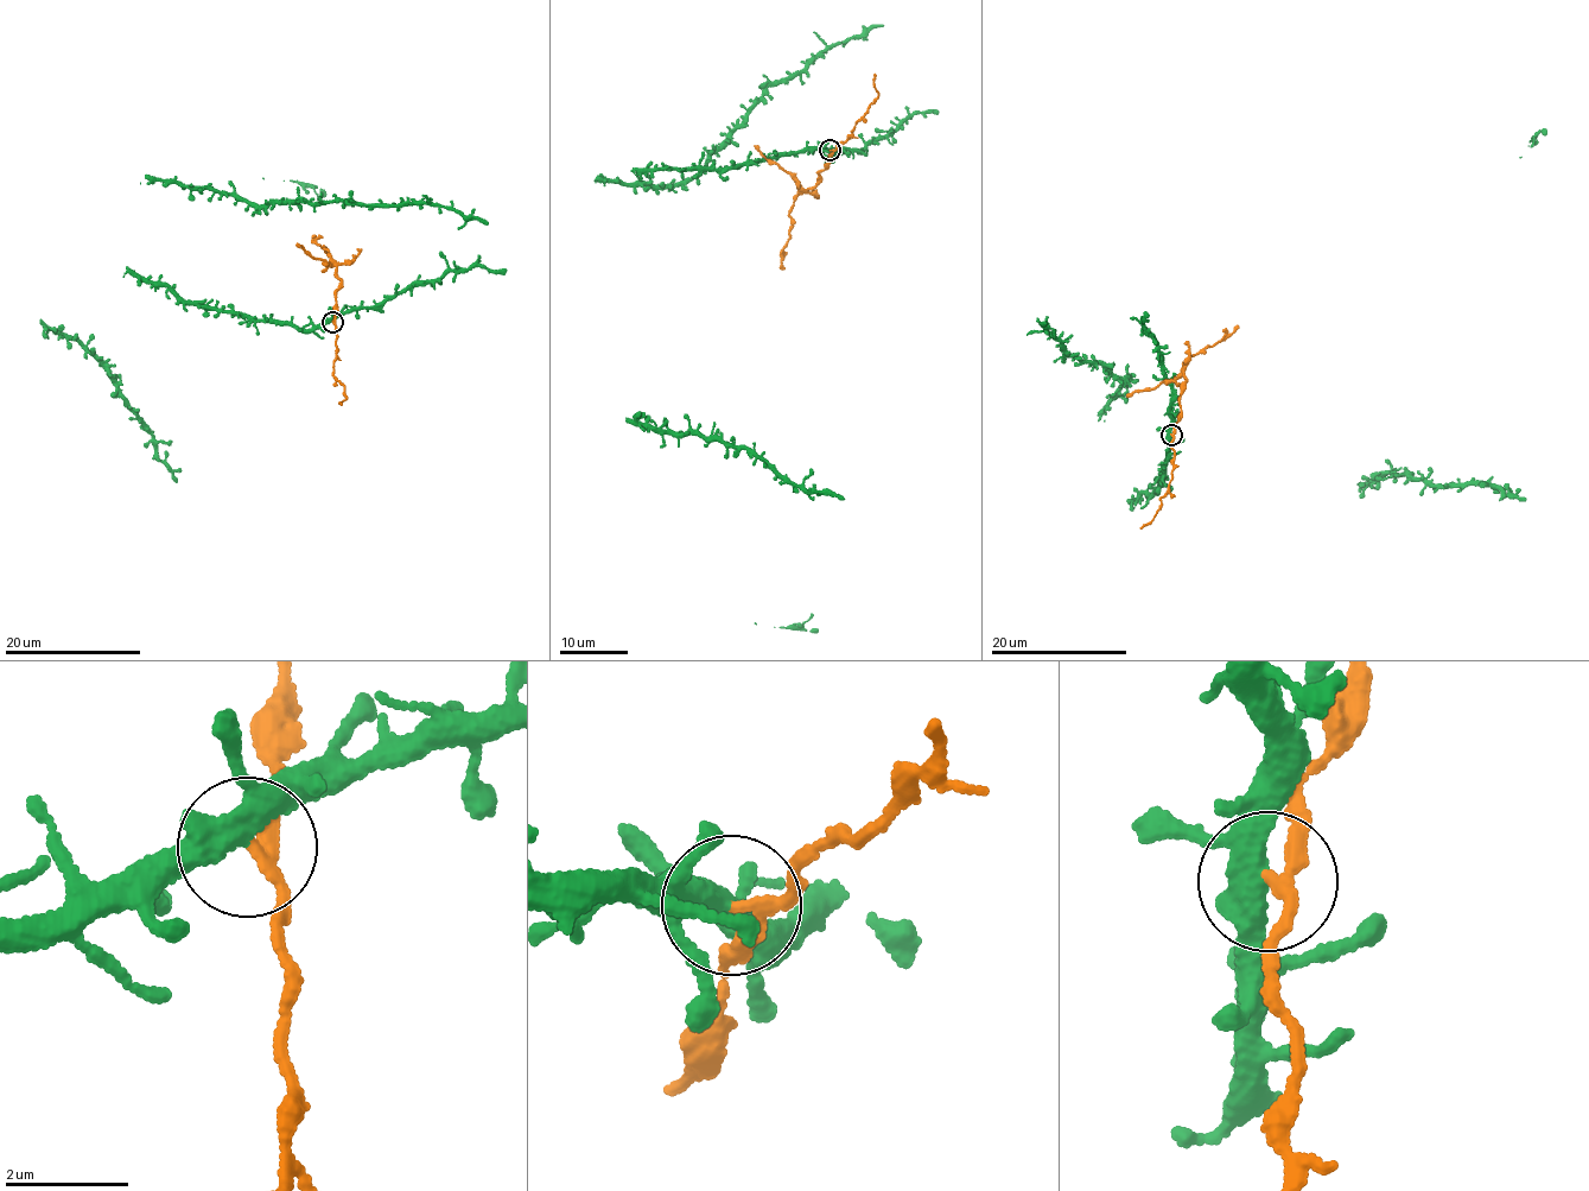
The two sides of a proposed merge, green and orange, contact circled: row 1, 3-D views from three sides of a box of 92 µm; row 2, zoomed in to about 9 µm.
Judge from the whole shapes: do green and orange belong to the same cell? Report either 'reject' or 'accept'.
reject

